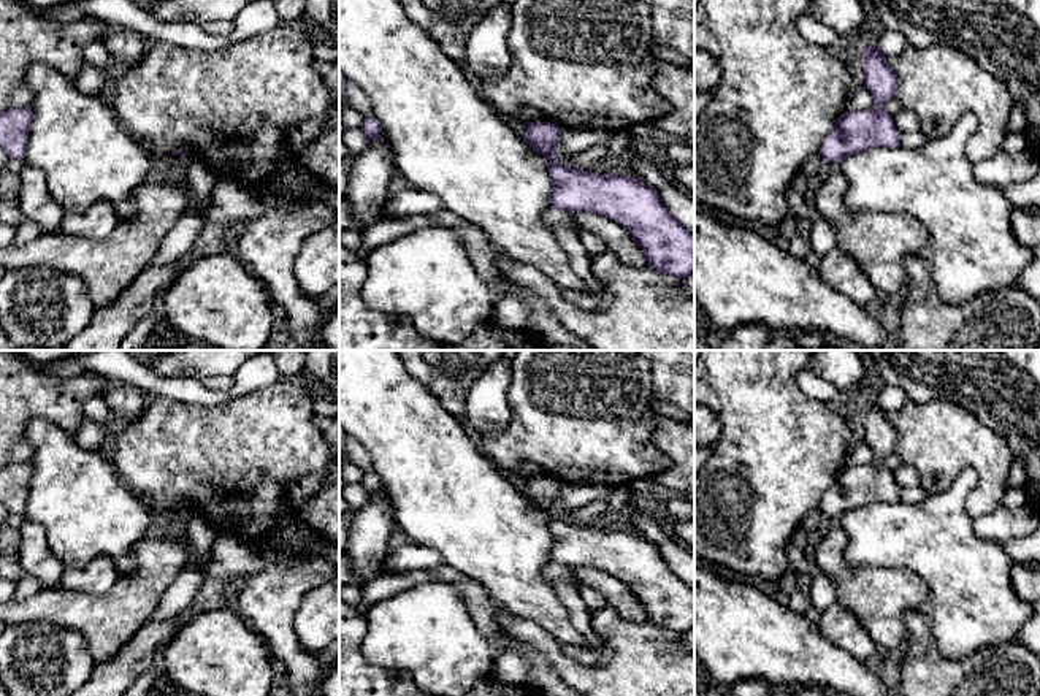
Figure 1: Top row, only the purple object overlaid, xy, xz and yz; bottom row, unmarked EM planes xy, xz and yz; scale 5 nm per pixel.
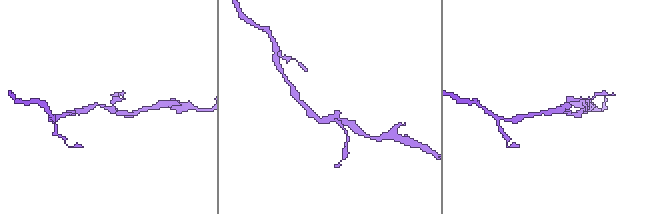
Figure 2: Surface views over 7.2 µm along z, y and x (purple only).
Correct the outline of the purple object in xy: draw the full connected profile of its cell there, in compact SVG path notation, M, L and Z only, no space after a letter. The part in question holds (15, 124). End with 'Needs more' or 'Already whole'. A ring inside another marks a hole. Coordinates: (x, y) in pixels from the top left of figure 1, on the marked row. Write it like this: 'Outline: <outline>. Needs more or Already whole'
Outline: M30 106L13 108L0 114L0 147L10 159L24 159L32 117Z. Already whole

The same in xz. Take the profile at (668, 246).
Outline: M526 122L522 135L525 143L549 160L550 206L572 214L602 214L628 230L648 268L675 279L694 274L694 235L664 208L656 189L633 176L564 166L553 155L561 133L556 124Z. Already whole

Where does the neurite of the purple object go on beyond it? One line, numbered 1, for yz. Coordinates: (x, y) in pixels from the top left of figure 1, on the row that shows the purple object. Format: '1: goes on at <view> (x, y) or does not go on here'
1: does not go on here

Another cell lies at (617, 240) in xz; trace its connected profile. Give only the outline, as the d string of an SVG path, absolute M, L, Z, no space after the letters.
M591 211L575 212L574 222L579 225L579 228L596 235L606 244L606 249L610 250L623 265L634 270L648 268L648 262L642 249L618 222Z

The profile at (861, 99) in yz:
M866 86L855 87L851 97L847 100L847 111L861 111L874 105L874 97Z

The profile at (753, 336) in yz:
M761 323L739 325L726 331L720 350L764 350L770 336Z

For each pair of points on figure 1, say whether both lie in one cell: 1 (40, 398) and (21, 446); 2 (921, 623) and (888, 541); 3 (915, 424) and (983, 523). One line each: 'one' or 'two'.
1: one
2: two
3: two

